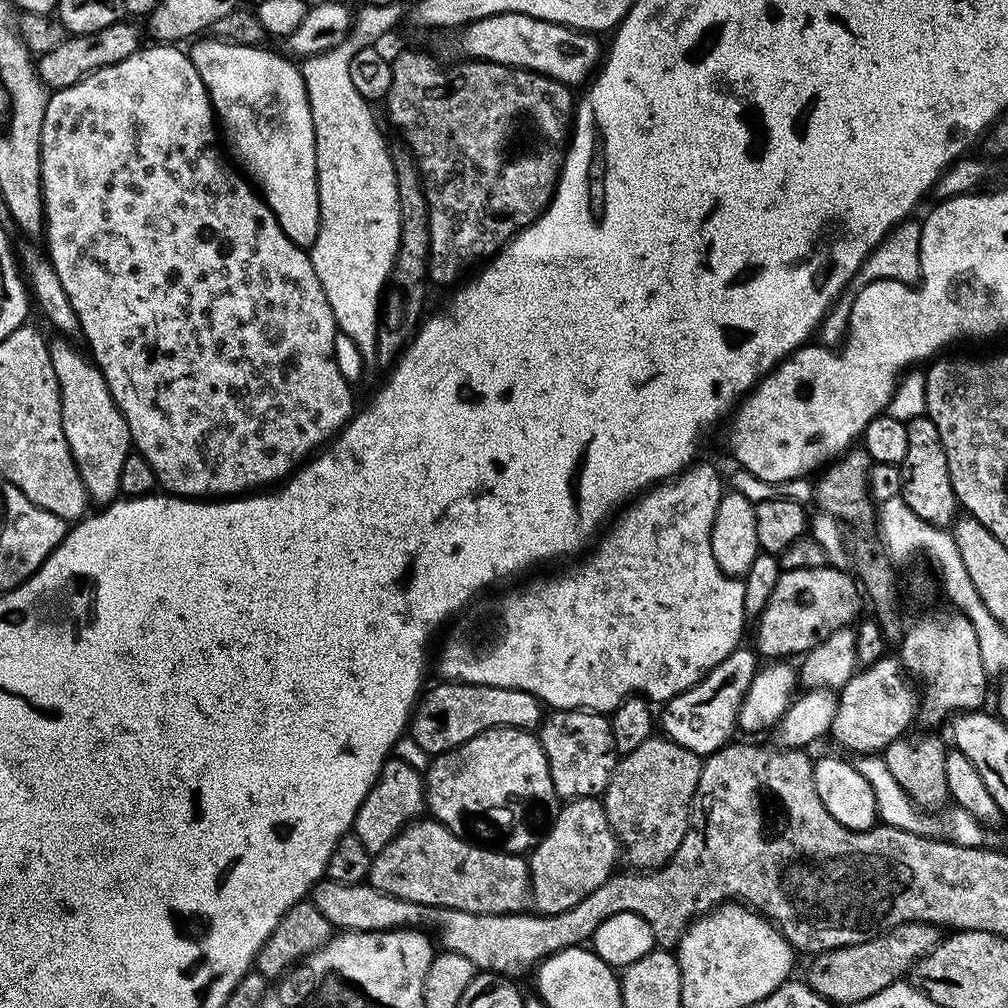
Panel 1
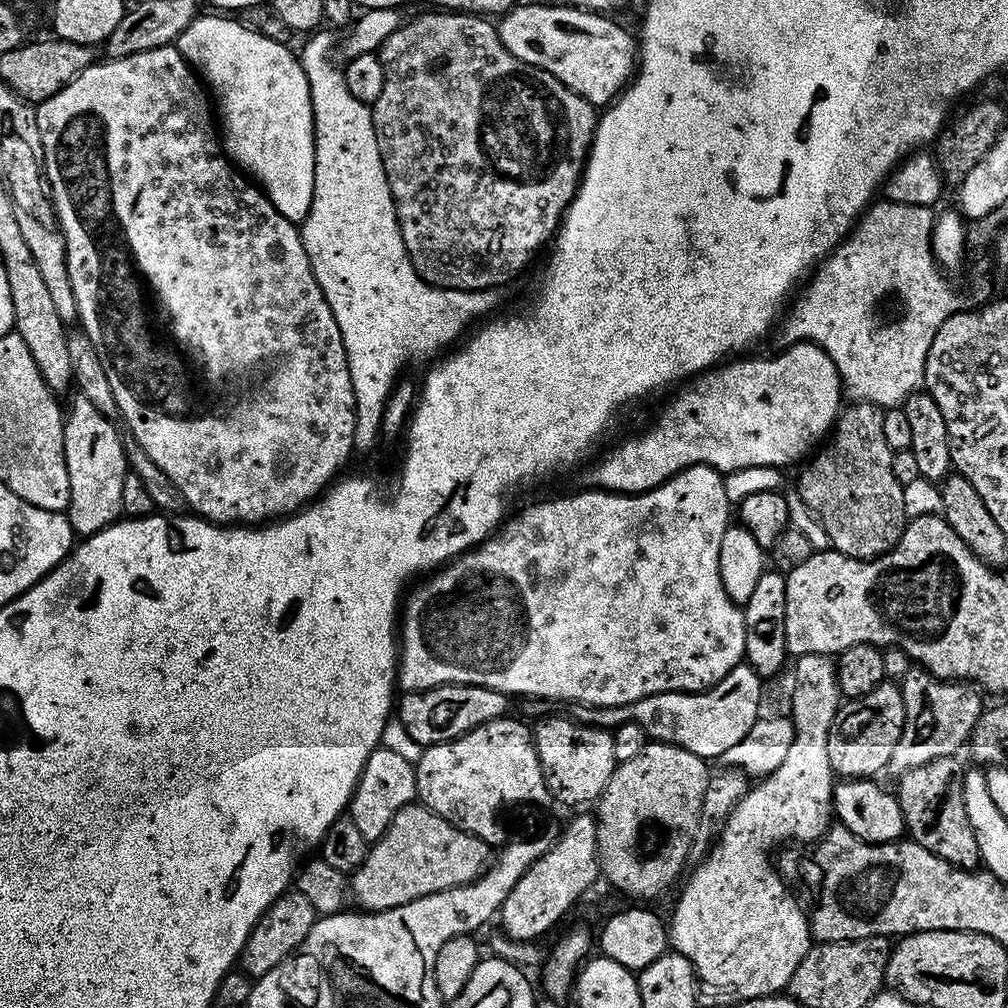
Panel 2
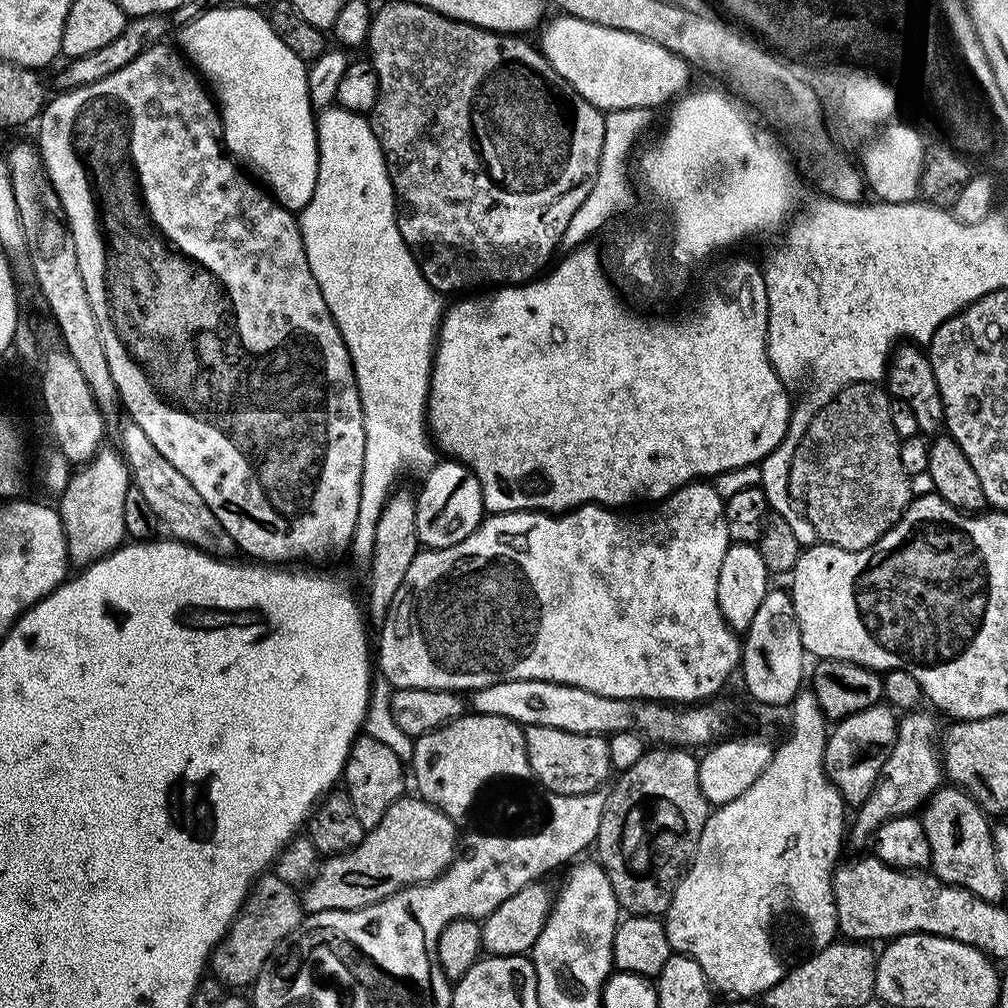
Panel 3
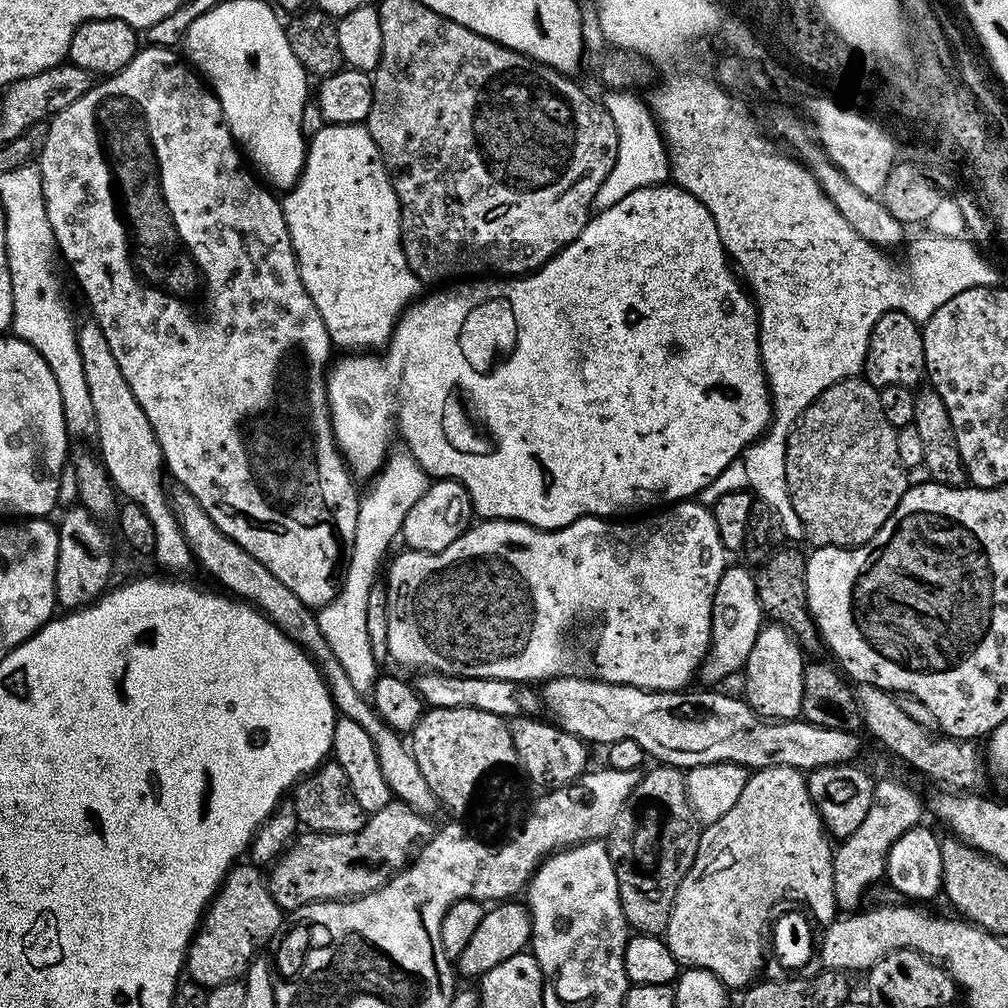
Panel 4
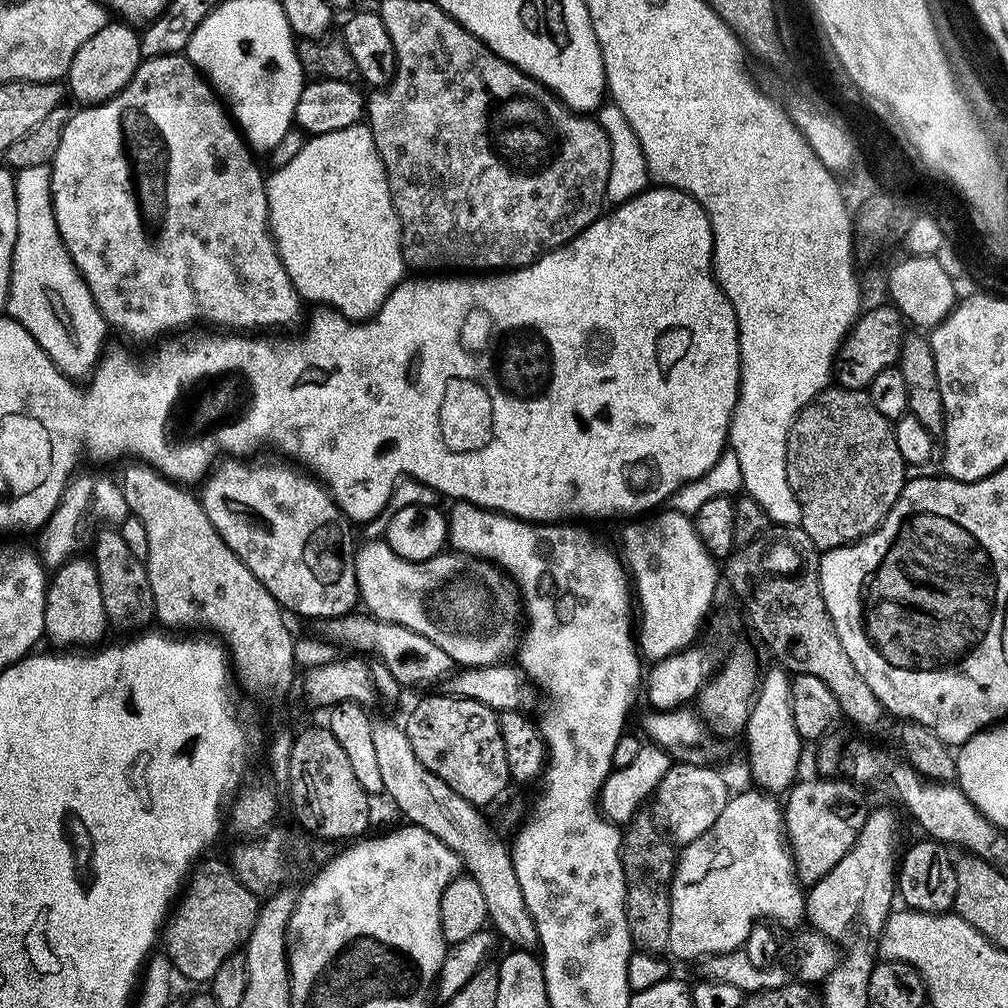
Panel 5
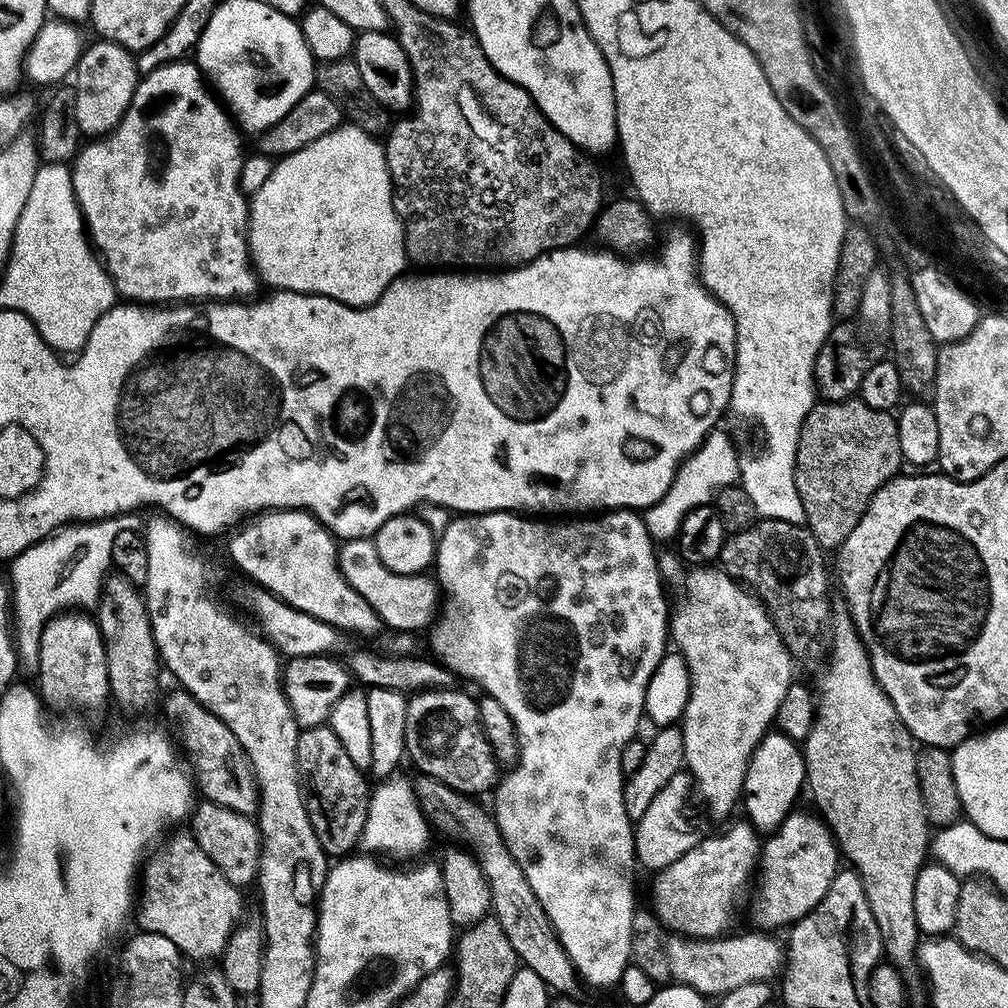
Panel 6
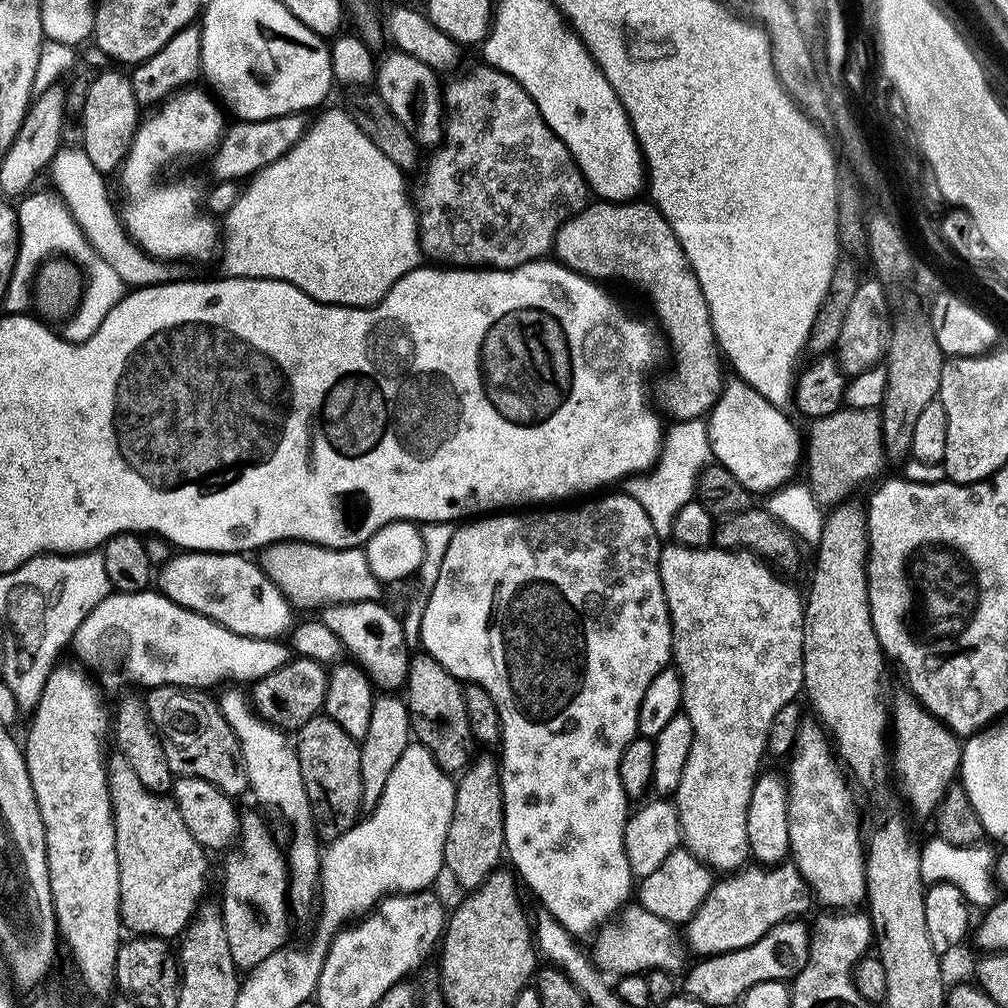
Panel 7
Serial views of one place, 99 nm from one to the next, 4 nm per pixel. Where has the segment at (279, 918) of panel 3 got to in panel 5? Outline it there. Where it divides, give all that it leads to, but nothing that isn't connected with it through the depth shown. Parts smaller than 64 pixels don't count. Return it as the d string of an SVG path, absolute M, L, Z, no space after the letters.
M205 859L191 873L190 883L182 899L171 909L162 929L162 948L164 944L163 951L171 961L173 969L179 975L181 972L188 980L204 980L204 982L211 981L212 976L218 974L218 966L222 966L226 958L241 951L248 943L261 906L261 901L250 890L246 890L246 886L242 886L240 879L233 874L231 867L225 861L223 864L220 860L207 860Z

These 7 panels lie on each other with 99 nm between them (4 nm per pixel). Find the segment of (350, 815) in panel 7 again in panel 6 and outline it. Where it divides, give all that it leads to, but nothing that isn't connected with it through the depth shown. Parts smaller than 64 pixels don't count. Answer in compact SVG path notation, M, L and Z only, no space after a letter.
M327 726L301 731L296 761L310 814L310 826L314 826L318 842L322 842L322 850L329 858L347 857L361 843L366 826L370 785L365 769L354 766L334 730Z

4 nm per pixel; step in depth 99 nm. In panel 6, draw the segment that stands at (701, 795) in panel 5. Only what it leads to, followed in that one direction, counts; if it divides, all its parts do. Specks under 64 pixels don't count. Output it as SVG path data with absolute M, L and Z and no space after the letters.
M682 770L674 774L674 778L666 782L666 786L662 786L662 790L654 797L654 802L650 802L646 814L635 821L636 858L641 869L659 870L670 866L670 862L678 862L682 854L700 843L702 831L700 832L700 824L696 821L696 812L692 809L693 792L692 778L687 771Z

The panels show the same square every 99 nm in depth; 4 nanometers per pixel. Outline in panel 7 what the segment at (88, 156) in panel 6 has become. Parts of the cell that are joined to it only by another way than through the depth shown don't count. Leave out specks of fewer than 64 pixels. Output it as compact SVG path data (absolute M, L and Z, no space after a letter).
M189 86L179 92L174 92L172 93L171 96L168 97L167 100L163 101L157 107L155 110L149 111L152 112L143 117L137 123L136 126L136 133L134 134L134 138L132 139L132 145L130 146L130 150L126 154L126 158L124 159L123 164L120 165L118 169L118 177L120 176L120 192L122 195L124 195L124 209L121 210L119 209L118 212L118 220L120 223L120 220L122 223L122 228L123 231L127 232L129 239L132 241L135 241L137 249L141 253L144 252L149 252L151 259L156 262L164 262L160 260L212 260L215 258L217 259L218 256L218 249L221 247L222 244L222 228L219 223L216 224L214 221L211 220L213 217L211 215L208 216L200 216L200 212L196 207L199 206L199 204L202 204L202 196L200 200L200 192L198 189L195 188L194 185L192 184L164 184L160 188L160 180L156 176L160 176L164 172L164 167L167 166L167 164L172 164L175 162L175 160L180 160L183 158L183 156L204 156L207 157L209 153L213 151L219 145L220 142L220 137L223 136L224 130L226 127L226 119L224 120L225 113L222 111L221 105L217 103L215 99L207 91L204 92L199 92L199 87L196 86Z

